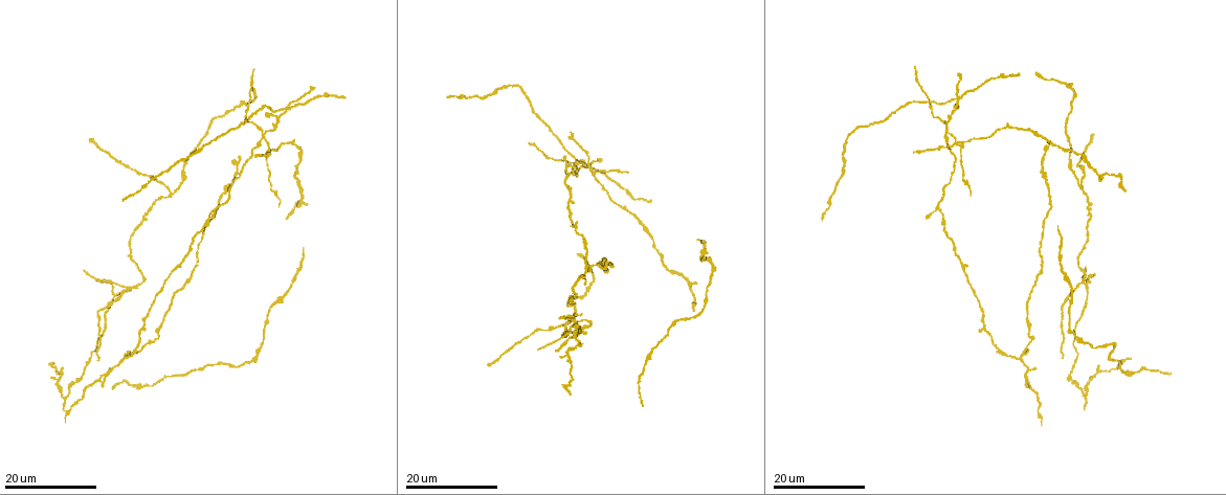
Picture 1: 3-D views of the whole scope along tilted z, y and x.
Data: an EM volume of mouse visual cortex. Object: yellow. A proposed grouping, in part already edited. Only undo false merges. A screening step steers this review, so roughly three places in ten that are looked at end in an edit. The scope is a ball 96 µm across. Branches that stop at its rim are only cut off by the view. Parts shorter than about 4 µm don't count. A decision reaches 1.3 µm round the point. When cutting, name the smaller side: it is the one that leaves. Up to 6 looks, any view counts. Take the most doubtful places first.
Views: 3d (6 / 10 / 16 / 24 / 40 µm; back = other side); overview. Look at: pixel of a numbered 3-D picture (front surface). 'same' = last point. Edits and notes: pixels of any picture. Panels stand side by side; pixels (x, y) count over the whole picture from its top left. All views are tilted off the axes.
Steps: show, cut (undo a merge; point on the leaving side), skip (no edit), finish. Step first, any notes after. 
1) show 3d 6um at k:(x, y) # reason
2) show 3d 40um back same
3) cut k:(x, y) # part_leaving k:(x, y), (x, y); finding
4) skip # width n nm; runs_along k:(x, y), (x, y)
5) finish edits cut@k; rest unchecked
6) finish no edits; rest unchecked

show 3d 16um at 1:(286, 107) # four-way junction

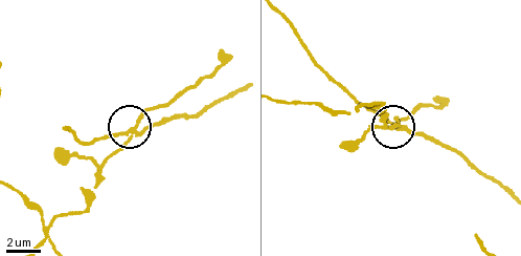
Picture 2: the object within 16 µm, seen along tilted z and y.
show 3d 10um at 2:(126, 132)

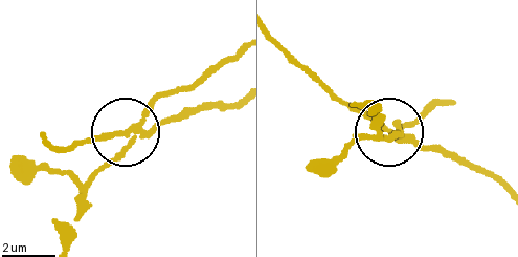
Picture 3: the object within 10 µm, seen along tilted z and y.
cut 3:(107, 133) # side_arm 22 um; part_leaving 3:(131, 128), (65, 147), (49, 141); a second neuron is stuck on

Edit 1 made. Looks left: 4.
show 3d 24um at 1:(263, 138) # four-way junction

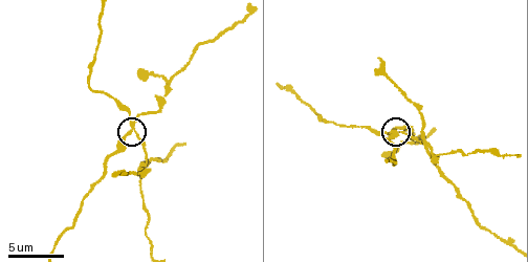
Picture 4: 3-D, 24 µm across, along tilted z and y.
show 3d 10um at 4:(135, 128)

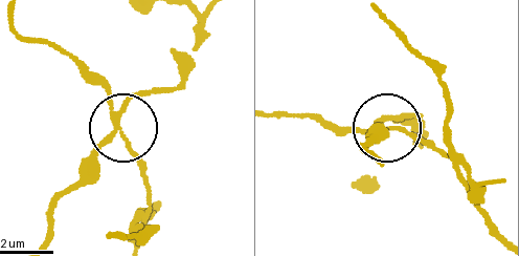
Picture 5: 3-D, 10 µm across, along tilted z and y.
cut 5:(93, 83) # a second neuron is stuck on

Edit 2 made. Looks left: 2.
finish edits cut@3, cut@5; rest unchecked

